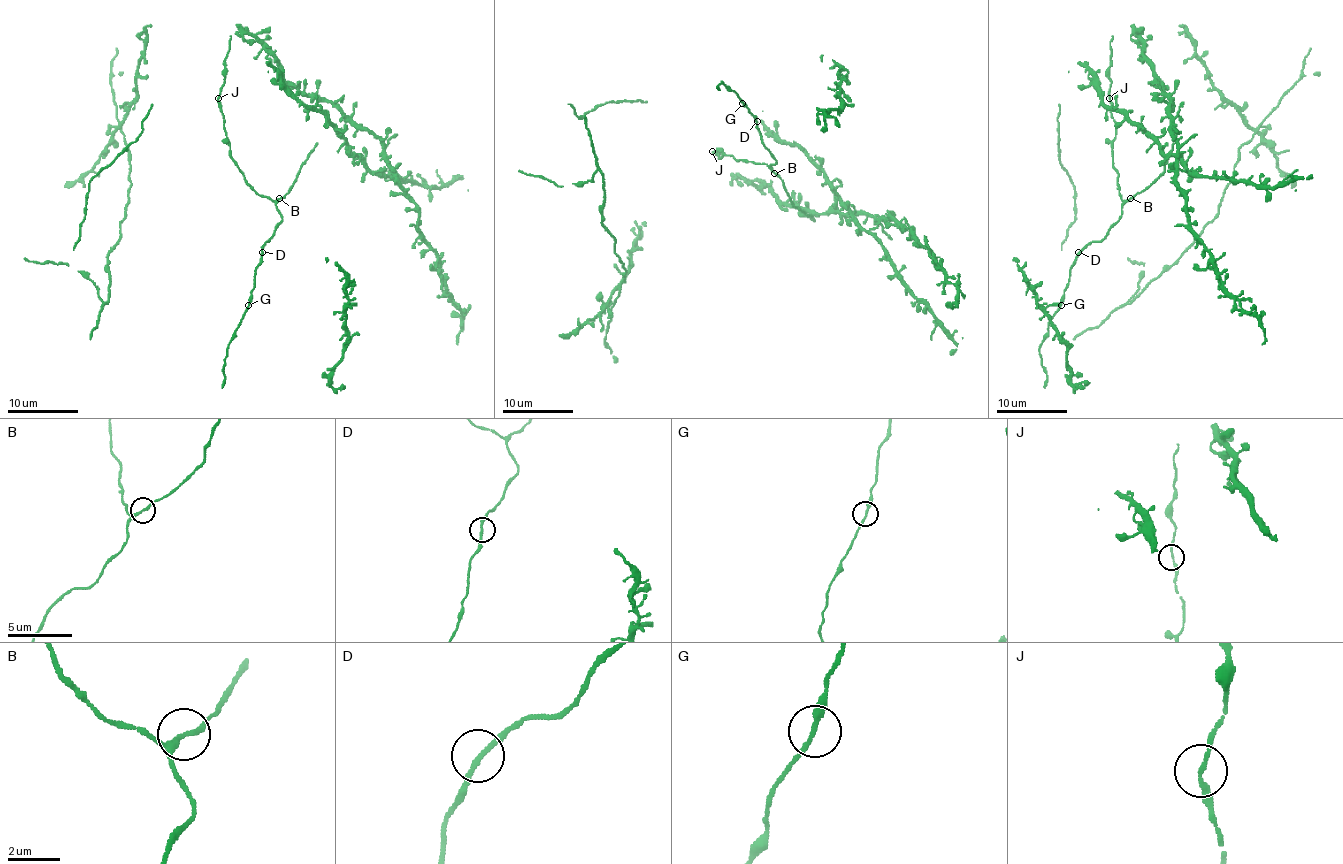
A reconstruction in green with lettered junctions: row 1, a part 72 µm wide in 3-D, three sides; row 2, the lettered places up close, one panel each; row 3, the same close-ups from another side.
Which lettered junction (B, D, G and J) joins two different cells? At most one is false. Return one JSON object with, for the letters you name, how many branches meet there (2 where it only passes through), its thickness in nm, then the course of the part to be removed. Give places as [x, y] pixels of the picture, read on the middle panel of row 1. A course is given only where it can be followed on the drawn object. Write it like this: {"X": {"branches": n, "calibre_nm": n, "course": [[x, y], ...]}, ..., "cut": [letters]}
{"cut": []}

